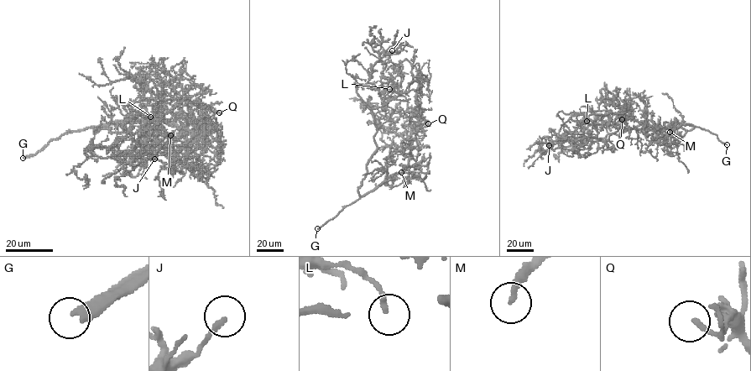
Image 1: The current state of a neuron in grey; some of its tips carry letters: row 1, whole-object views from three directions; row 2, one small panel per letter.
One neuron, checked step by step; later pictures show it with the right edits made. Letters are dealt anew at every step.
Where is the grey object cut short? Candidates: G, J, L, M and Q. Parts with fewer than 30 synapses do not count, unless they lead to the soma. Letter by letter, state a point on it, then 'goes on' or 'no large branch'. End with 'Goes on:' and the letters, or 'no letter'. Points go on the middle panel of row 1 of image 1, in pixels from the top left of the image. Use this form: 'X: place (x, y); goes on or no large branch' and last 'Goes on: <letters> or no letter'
G: place (317, 228); goes on
J: place (392, 50); no large branch
L: place (389, 89); no large branch
M: place (401, 172); goes on
Q: place (428, 123); no large branch
Goes on: G, M

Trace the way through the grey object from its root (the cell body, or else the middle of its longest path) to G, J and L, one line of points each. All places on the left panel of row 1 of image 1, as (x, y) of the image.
G: (141, 99), (133, 104), (129, 131), (122, 126), (129, 119), (122, 132), (73, 130), (23, 158)
J: (141, 99), (133, 104), (133, 128), (122, 141), (91, 149), (119, 161), (132, 151), (154, 159)
L: (141, 99), (133, 104), (132, 123), (143, 127), (149, 123), (138, 113), (135, 117), (141, 112), (150, 117)

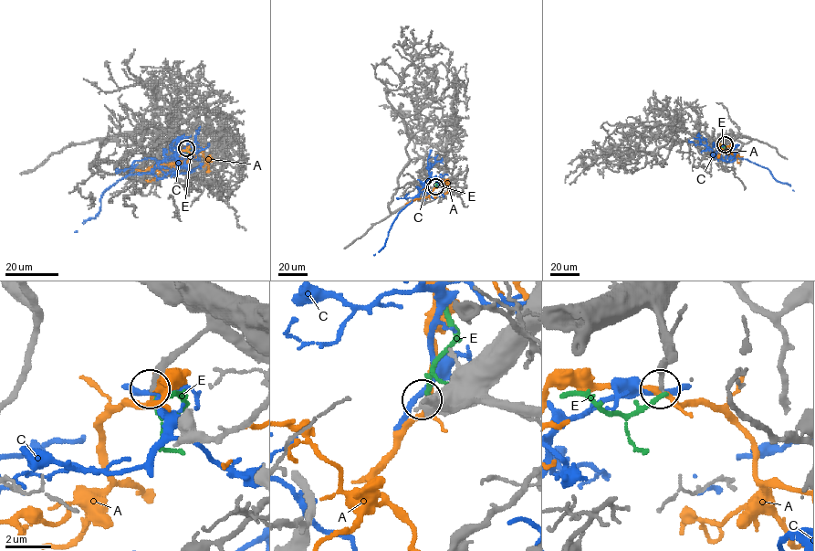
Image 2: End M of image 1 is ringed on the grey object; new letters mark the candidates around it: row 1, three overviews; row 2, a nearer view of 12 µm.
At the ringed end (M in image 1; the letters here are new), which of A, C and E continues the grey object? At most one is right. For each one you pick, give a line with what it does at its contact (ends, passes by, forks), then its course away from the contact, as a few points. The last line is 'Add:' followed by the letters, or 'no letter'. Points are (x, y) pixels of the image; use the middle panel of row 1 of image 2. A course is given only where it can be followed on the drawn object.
Add: no letter

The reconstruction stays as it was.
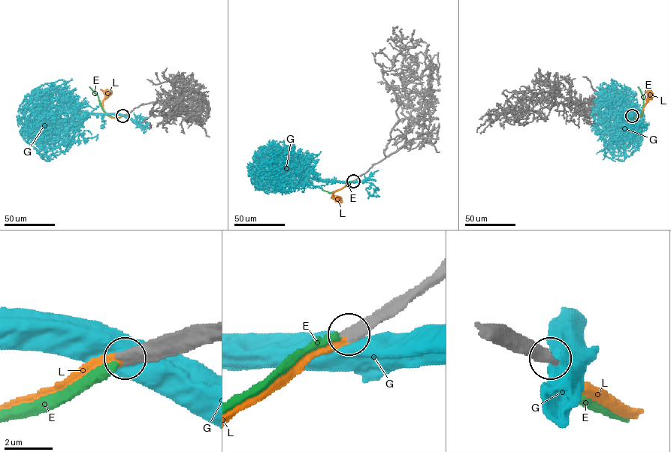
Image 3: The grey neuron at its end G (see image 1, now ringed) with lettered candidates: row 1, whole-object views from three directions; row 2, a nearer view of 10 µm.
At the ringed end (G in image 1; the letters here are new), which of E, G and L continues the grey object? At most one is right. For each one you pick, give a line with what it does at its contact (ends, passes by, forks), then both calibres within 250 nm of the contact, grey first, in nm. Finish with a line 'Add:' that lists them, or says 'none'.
L: it ends there; 550 nm thick on the grey side, 480 nm on the other
Add: L

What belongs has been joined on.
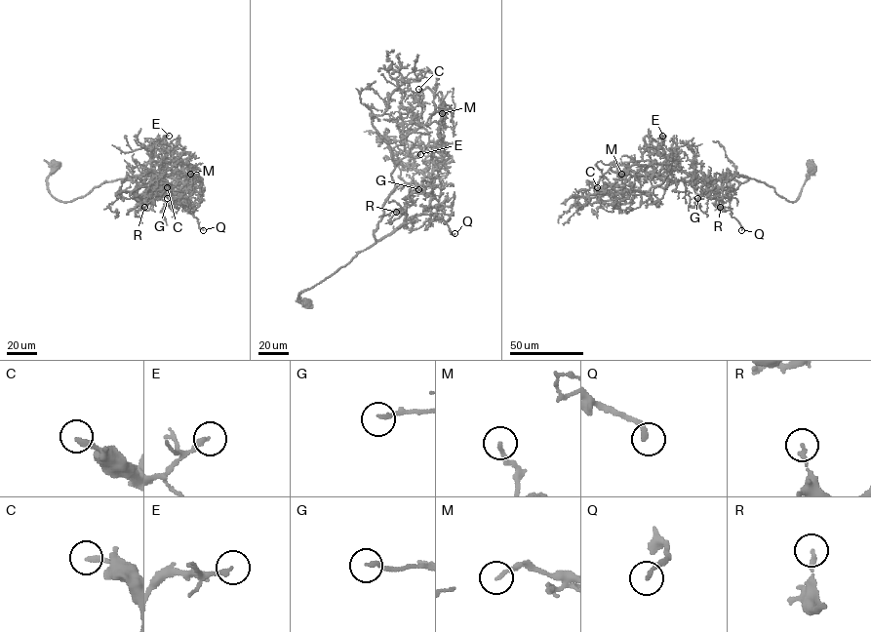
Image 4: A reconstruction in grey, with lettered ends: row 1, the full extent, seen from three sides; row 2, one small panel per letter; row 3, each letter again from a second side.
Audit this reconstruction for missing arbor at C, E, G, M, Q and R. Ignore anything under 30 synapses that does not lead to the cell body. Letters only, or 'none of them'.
none of them

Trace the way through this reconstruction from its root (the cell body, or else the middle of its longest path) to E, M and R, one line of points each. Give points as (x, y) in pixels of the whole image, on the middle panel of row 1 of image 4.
E: (306, 302), (298, 298), (303, 291), (428, 208), (431, 180), (414, 169), (408, 153), (415, 157), (420, 154)
M: (306, 302), (298, 298), (303, 291), (428, 208), (433, 153), (439, 140), (438, 127), (445, 120), (442, 113)
R: (306, 302), (298, 298), (301, 293), (390, 235), (405, 221), (406, 213), (403, 209), (403, 214), (396, 212)

